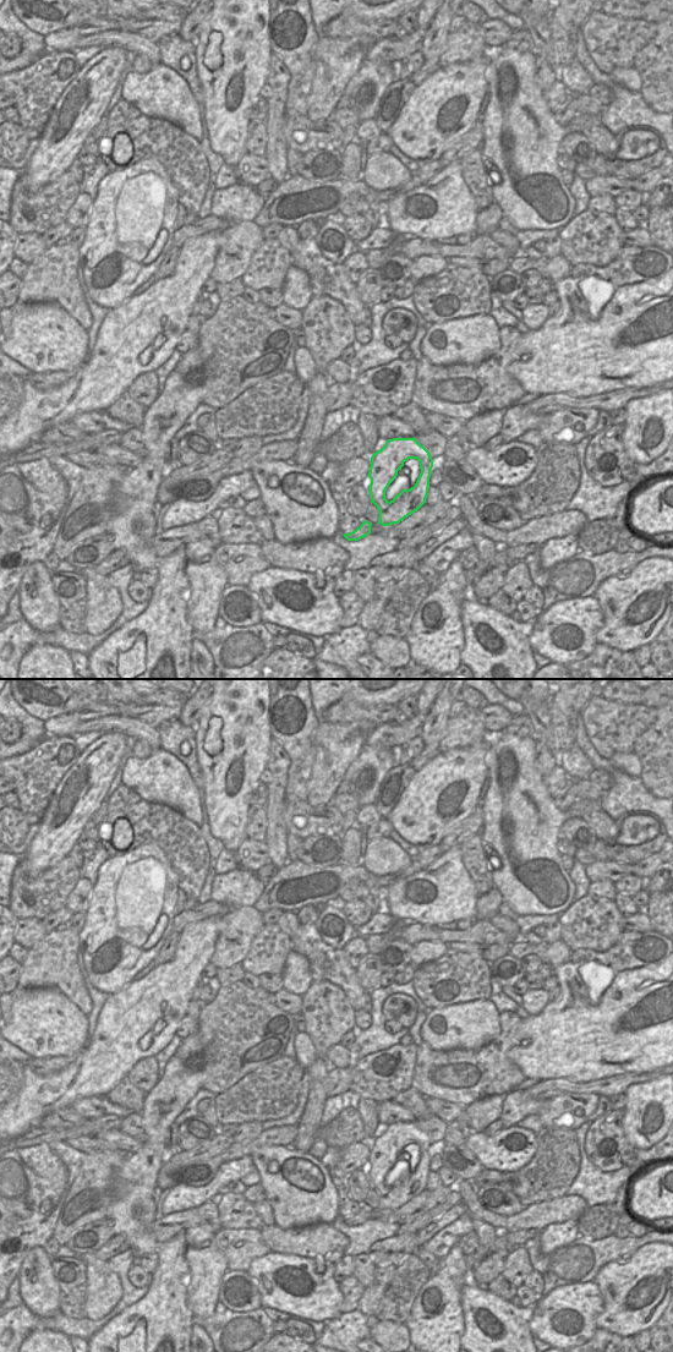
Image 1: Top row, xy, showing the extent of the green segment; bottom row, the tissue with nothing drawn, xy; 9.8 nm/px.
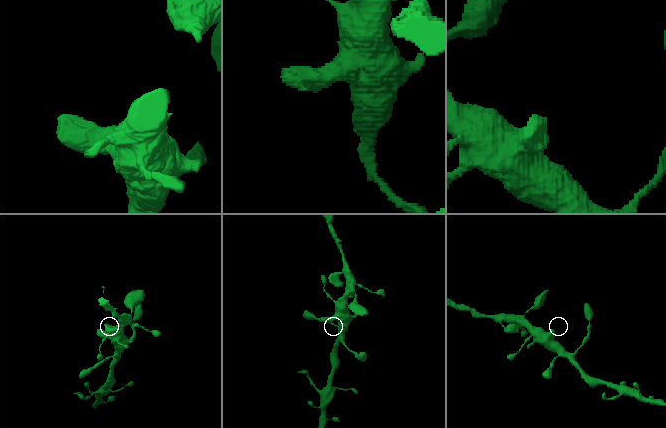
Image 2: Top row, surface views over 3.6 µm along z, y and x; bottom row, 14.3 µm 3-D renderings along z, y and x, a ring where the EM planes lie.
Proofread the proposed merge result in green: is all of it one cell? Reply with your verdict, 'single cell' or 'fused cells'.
single cell

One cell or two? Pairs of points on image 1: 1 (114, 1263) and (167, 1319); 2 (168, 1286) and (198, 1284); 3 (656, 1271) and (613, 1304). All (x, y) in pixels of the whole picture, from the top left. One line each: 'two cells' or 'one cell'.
1: two cells
2: two cells
3: one cell

